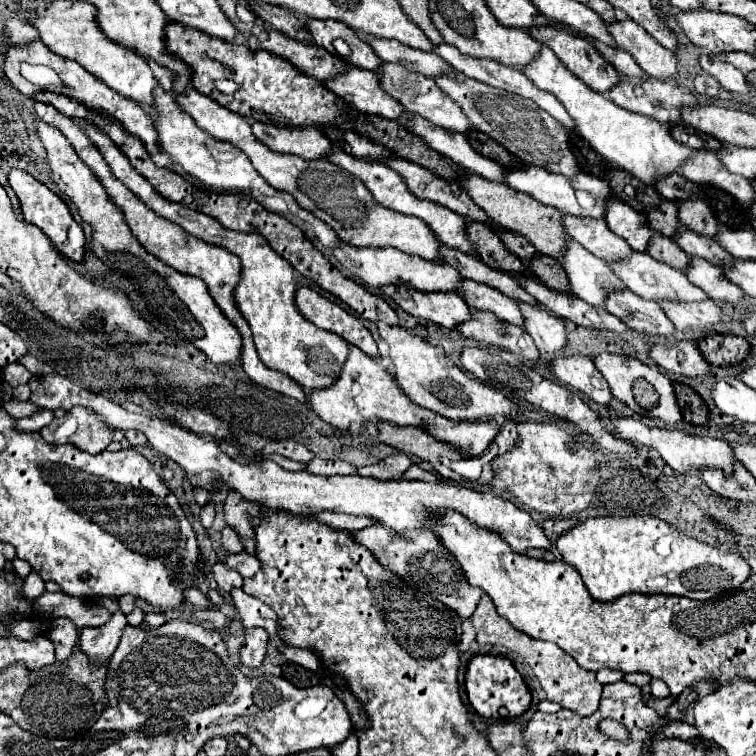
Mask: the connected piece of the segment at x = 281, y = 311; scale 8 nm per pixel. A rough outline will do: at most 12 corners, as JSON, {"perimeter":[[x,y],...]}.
{"perimeter":[[93,124],[111,172],[153,212],[241,258],[235,302],[259,358],[309,394],[349,344],[297,310],[293,268],[259,234],[169,202]]}

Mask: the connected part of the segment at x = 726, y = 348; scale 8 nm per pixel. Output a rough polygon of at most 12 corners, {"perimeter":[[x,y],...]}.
{"perimeter":[[711,334],[697,342],[713,366],[733,366],[751,354],[739,336]]}

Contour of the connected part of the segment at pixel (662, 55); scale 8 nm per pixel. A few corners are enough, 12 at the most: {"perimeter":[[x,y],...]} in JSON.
{"perimeter":[[633,20],[609,24],[617,46],[649,76],[673,80],[677,56]]}

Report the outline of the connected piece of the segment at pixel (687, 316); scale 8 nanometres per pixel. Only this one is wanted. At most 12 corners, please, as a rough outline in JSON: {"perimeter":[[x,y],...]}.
{"perimeter":[[661,304],[677,330],[713,330],[721,306]]}

